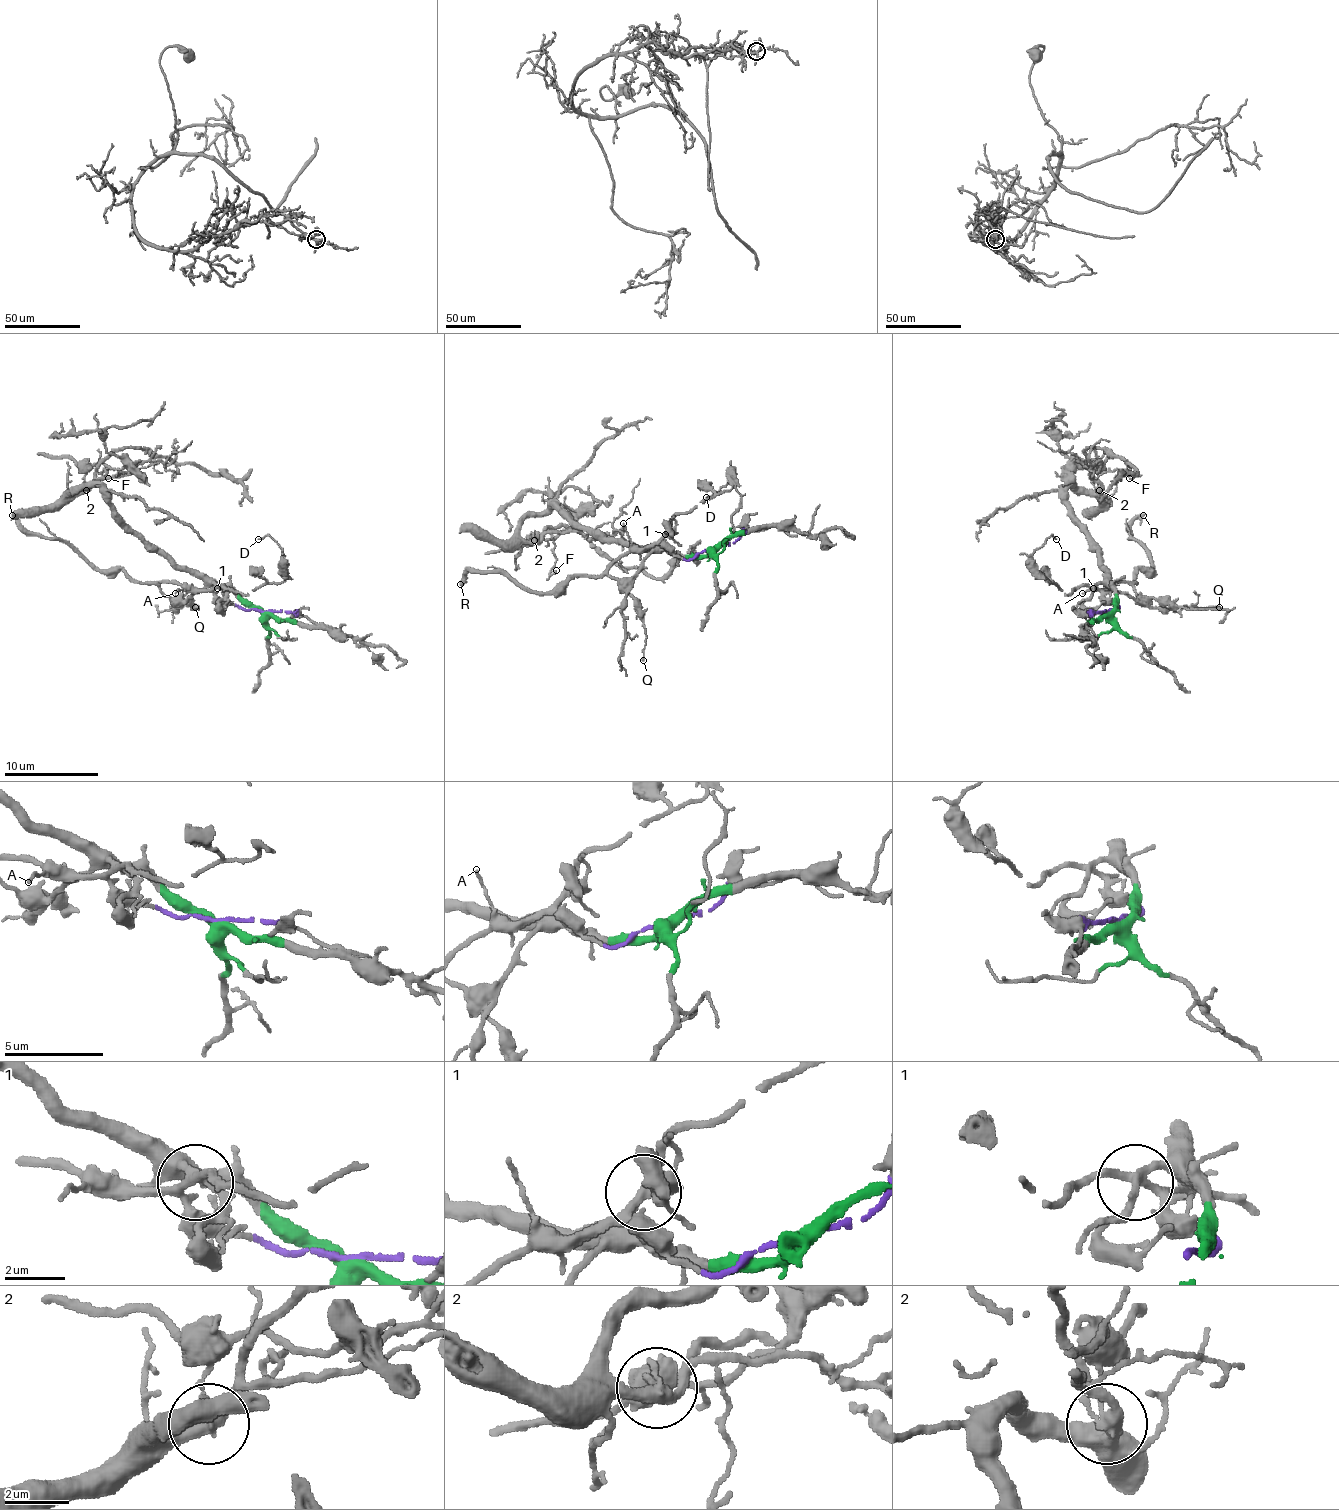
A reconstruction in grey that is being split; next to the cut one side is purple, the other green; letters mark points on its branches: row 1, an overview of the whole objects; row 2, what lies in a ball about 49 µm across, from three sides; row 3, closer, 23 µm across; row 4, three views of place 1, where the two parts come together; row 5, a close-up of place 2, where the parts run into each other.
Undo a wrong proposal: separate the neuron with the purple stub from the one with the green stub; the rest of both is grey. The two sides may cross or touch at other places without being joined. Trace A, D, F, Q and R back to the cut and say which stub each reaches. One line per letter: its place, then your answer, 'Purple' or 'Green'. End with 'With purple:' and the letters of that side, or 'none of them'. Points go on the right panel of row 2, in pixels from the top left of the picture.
A: Place: (1082, 593). Purple
D: Place: (1056, 539). Purple
F: Place: (1129, 478). Green
Q: Place: (1219, 607). Purple
R: Place: (1143, 515). Purple
With purple: A, D, Q, R

